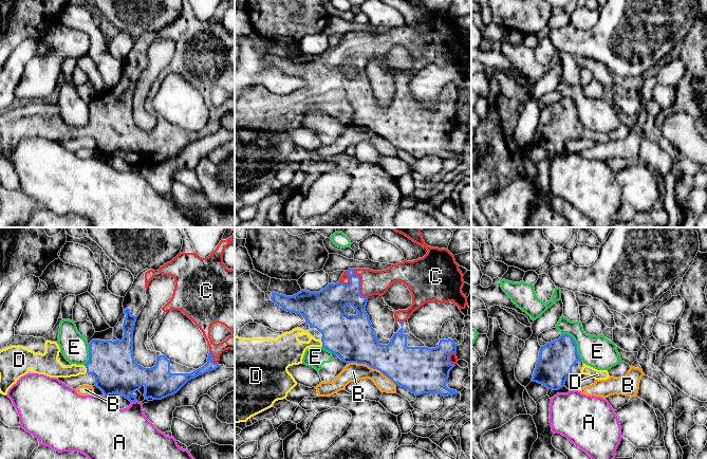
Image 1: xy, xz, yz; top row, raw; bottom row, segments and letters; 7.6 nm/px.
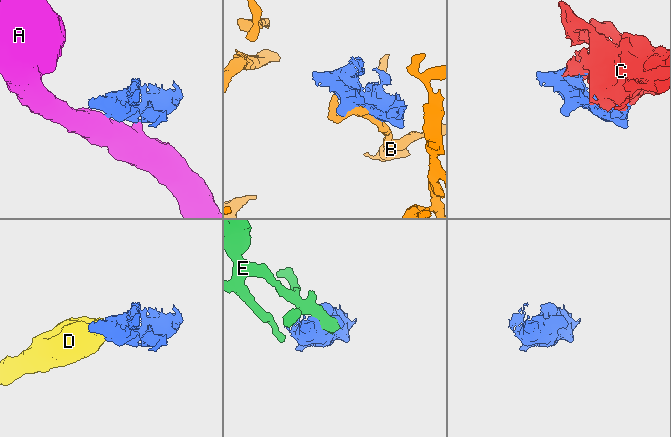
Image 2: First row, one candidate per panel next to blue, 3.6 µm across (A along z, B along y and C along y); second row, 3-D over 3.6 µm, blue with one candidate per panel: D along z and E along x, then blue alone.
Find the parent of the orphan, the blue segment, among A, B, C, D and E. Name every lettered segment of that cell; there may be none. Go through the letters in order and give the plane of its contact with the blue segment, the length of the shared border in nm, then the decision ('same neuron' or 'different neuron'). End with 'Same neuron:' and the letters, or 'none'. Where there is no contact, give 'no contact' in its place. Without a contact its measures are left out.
A: xy | 50 nm | different neuron
B: xz | 400 nm | different neuron
C: xz | 260 nm | same neuron
D: xy | 70 nm | same neuron
E: yz | 260 nm | different neuron
Same neuron: C, D

